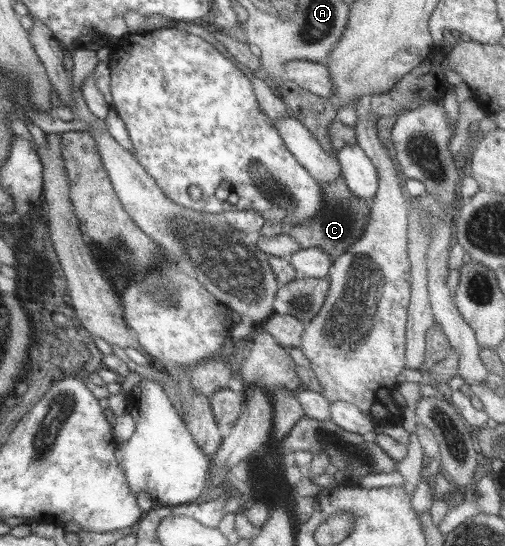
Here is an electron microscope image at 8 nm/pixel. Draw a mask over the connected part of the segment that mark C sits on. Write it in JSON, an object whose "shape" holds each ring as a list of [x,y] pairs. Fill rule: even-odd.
{"shape":[[[342,174],[331,183],[319,181],[319,184],[325,203],[323,210],[308,221],[293,225],[286,234],[294,236],[294,239],[297,239],[304,249],[315,247],[328,252],[331,260],[334,261],[339,255],[344,254],[358,238],[361,238],[366,220],[371,214],[370,204],[367,202],[368,199],[362,199],[352,194],[350,188],[345,184]]]}

